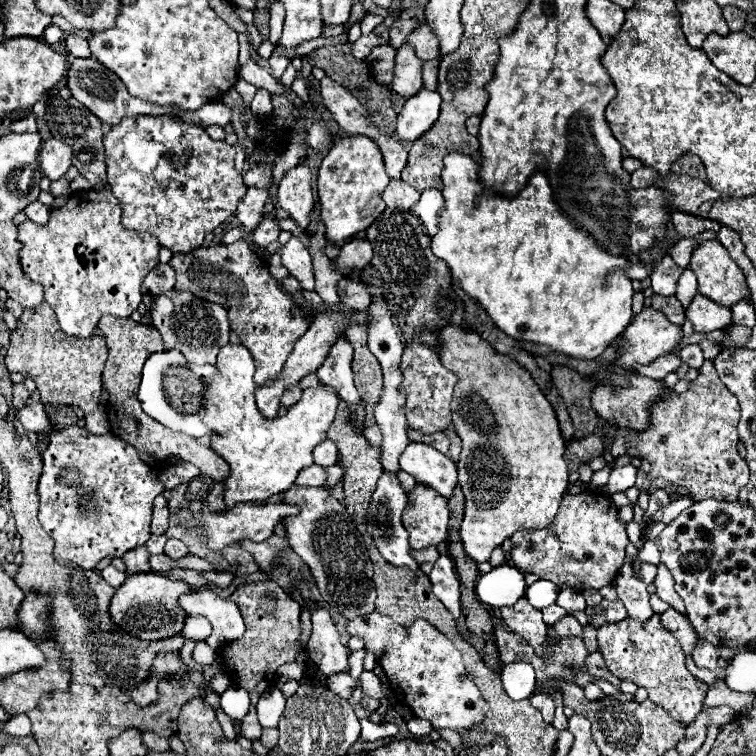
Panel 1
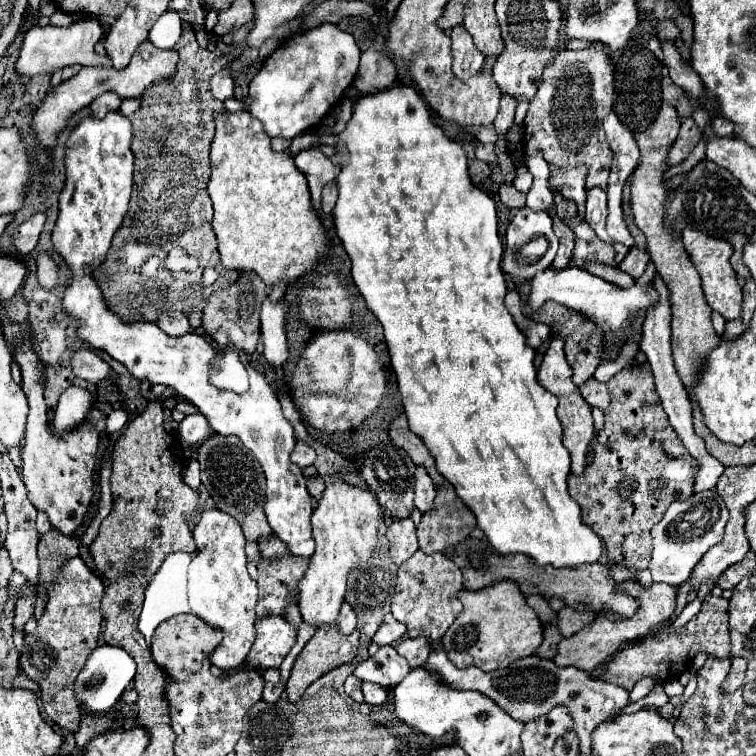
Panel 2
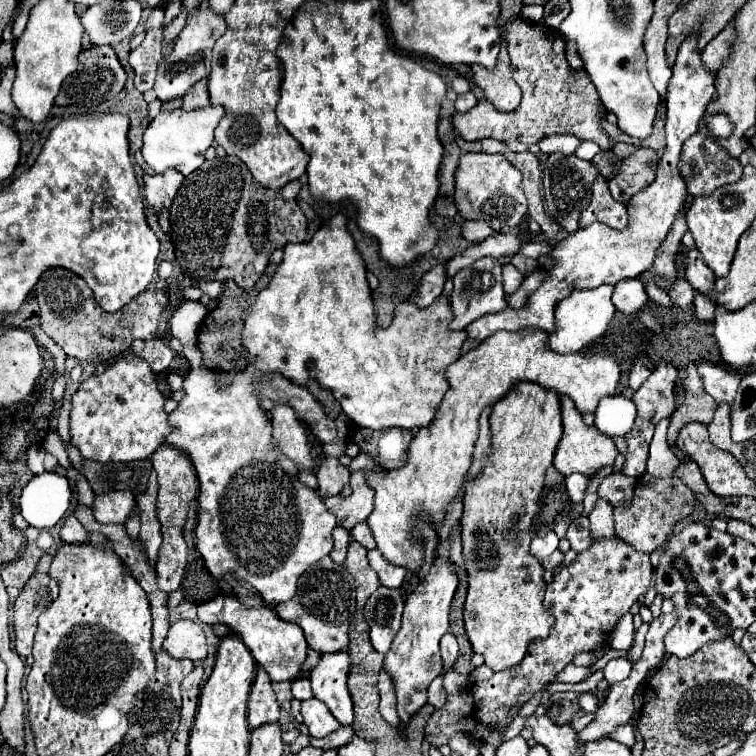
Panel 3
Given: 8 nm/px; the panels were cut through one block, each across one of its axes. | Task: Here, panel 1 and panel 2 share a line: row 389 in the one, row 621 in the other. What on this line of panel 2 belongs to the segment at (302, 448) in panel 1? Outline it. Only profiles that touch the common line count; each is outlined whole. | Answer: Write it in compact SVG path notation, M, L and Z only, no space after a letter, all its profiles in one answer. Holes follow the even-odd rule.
M342 480L326 482L324 496L312 514L312 536L316 538L316 552L310 558L304 578L298 582L300 612L306 622L324 626L336 620L345 599L348 570L364 564L370 558L378 542L376 534L380 522L382 510L374 494ZM222 510L202 512L198 524L194 526L194 540L198 552L212 552L212 560L218 560L224 566L224 576L204 578L204 582L188 582L188 594L204 594L204 600L200 600L200 618L224 632L224 638L212 652L210 662L222 670L234 670L242 666L254 644L256 616L254 604L250 604L250 576L246 572L244 554L246 540L240 524Z

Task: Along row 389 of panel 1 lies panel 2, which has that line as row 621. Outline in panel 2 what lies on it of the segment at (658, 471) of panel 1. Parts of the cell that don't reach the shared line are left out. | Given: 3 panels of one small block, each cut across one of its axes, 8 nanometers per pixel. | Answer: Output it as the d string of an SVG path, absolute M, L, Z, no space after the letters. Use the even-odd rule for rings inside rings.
M706 596L706 600L702 602L700 612L680 630L670 632L668 628L662 628L658 632L650 632L644 642L632 644L628 648L624 648L622 652L618 652L608 664L606 670L602 674L602 680L610 682L610 684L618 684L626 690L632 690L632 686L644 678L644 676L652 676L660 682L668 682L678 678L682 672L686 672L692 666L692 658L698 652L706 652L718 658L728 656L728 648L730 648L730 636L728 636L728 600L714 598L714 596Z

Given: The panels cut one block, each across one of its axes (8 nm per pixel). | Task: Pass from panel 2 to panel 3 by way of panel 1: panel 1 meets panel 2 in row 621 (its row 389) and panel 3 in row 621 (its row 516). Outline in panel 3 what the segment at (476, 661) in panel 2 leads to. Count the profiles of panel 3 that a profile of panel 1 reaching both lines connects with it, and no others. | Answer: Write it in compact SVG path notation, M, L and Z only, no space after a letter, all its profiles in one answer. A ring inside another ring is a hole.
M518 382L512 392L492 406L492 452L480 478L466 484L462 514L462 546L468 570L468 596L464 604L464 626L476 654L482 654L486 666L494 672L516 666L532 640L548 636L554 616L544 608L542 598L546 582L542 580L542 564L530 554L532 524L538 514L538 502L544 492L544 476L552 466L554 450L562 436L560 394L546 390L534 382Z

